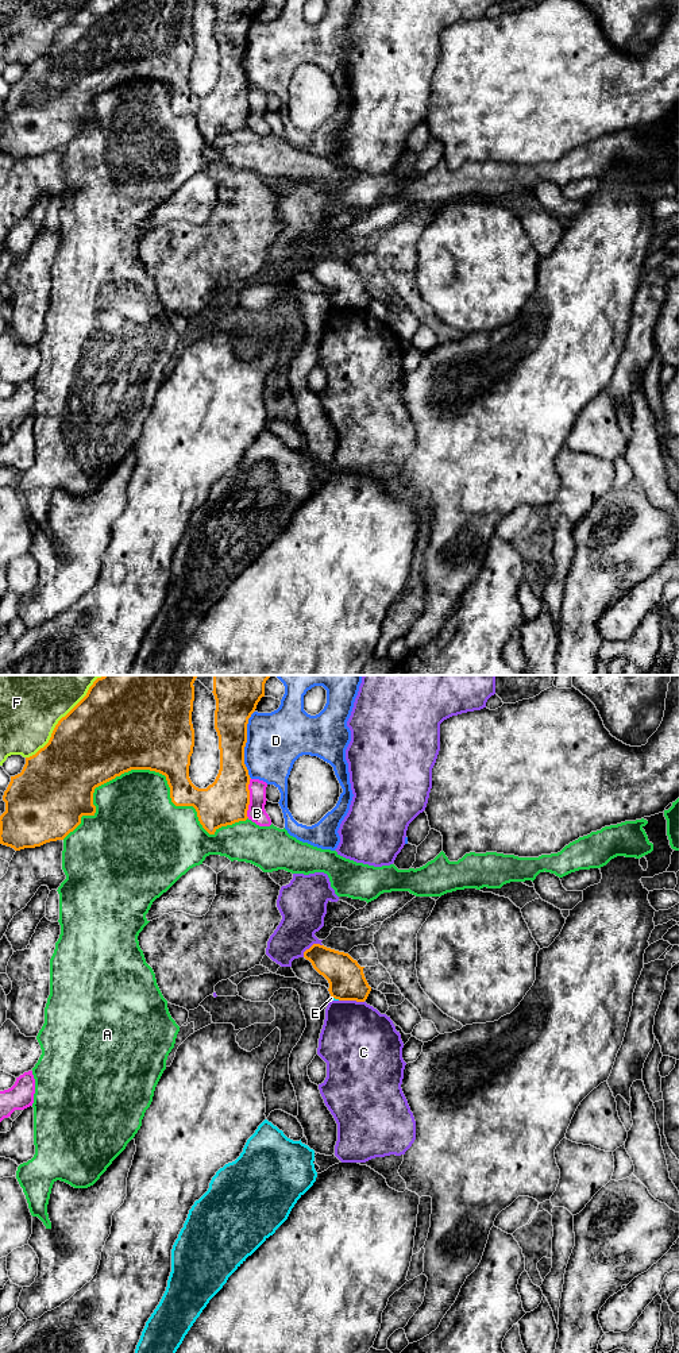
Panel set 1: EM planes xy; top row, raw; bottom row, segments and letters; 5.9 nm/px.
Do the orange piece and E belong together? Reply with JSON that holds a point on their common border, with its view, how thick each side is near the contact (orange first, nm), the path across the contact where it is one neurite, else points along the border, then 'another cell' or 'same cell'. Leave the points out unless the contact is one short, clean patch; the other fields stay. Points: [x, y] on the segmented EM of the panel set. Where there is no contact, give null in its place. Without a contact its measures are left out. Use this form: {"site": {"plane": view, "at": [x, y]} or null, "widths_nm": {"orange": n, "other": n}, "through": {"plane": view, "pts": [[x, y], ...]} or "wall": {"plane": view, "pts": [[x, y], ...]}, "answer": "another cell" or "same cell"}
{"site": {"plane": "xy", "at": [335, 998]}, "widths_nm": {"orange": 220, "other": 20}, "wall": {"plane": "xy", "pts": [[331, 997], [339, 999]]}, "answer": "another cell"}

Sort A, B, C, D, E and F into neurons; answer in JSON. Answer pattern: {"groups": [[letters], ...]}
{"groups": [["A"], ["B"], ["C"], ["D"], ["E"], ["F"]]}

